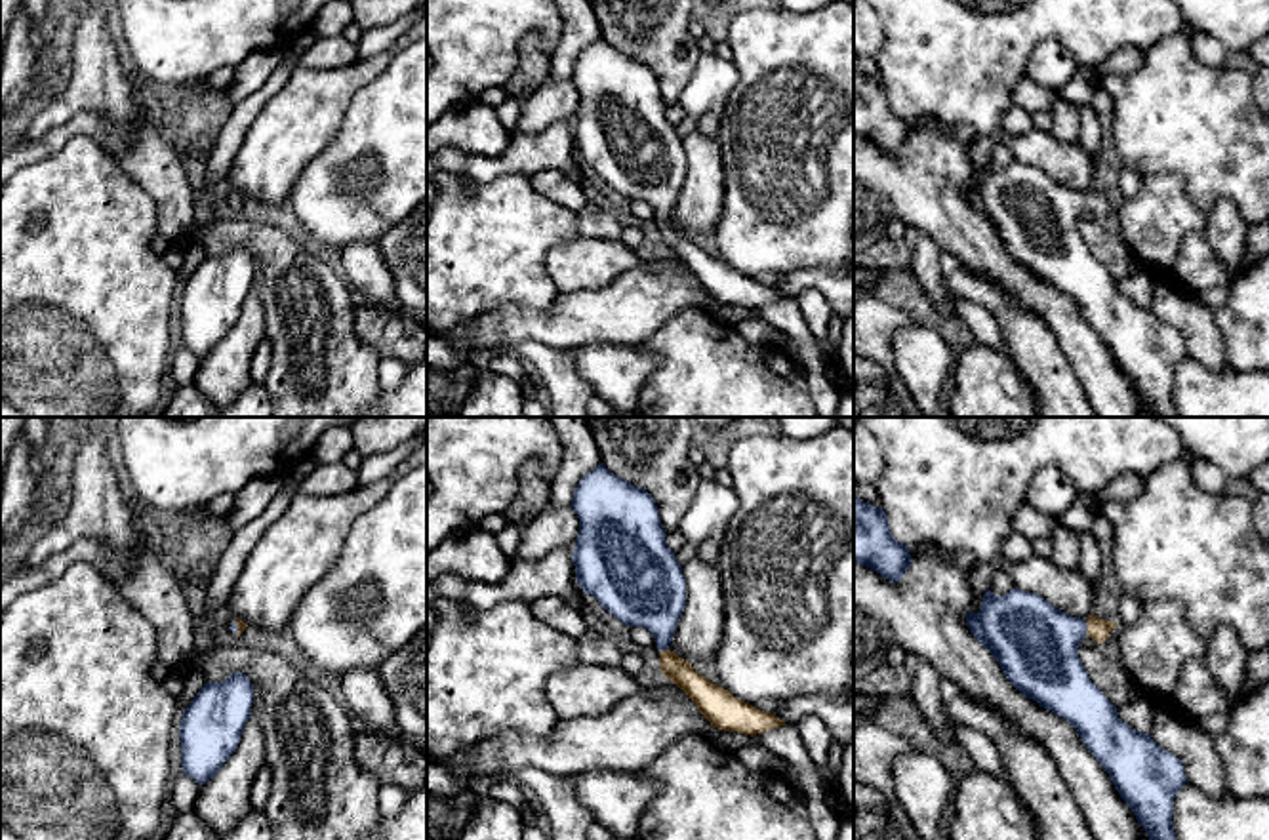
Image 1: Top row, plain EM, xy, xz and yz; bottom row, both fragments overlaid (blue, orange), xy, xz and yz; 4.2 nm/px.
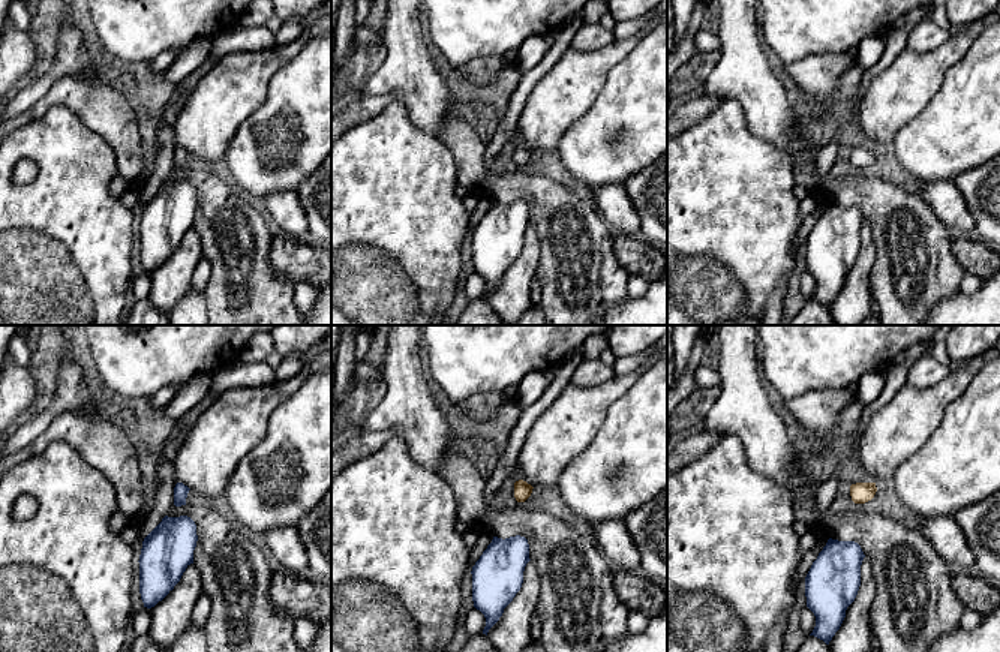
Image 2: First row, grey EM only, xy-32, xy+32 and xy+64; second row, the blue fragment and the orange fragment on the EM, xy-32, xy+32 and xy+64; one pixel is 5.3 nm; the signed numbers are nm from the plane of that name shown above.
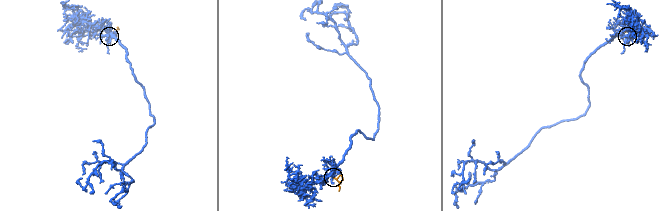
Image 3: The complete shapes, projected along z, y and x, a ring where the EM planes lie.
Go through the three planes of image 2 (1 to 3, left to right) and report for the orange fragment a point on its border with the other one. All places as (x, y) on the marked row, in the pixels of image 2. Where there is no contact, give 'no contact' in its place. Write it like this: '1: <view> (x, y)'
1: no contact
2: no contact
3: no contact

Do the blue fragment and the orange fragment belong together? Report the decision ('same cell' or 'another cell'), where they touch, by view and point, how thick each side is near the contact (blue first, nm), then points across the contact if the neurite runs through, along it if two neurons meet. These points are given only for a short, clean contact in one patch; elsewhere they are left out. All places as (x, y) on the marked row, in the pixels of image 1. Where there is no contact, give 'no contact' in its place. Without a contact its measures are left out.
same cell; meets blue in yz at (1087, 627); 360 nm thick on the blue side, 100 nm on the other; runs through yz (1037, 646), (1056, 635), (1087, 627), (1098, 629)

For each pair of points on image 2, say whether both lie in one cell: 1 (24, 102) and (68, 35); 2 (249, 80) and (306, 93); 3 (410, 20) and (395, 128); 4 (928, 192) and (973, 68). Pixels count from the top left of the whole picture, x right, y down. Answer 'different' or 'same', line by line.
1: same
2: different
3: different
4: different

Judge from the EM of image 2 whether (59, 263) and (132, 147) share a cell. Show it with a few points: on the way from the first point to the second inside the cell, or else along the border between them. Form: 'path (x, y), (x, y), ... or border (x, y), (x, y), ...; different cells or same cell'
border (102, 138), (113, 150), (119, 171); different cells

